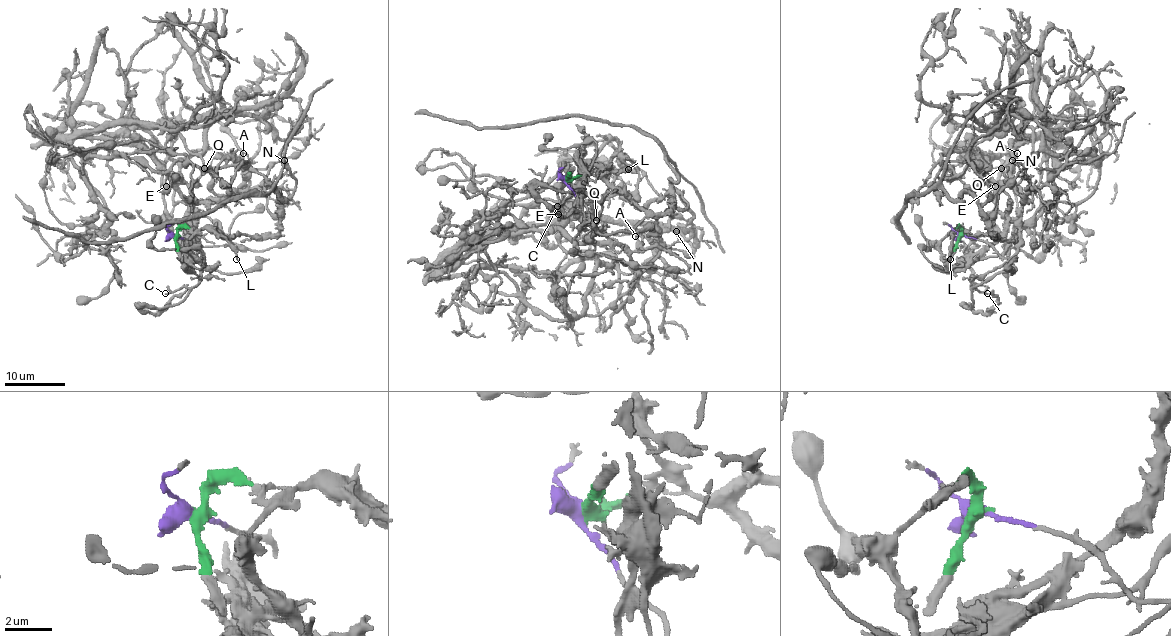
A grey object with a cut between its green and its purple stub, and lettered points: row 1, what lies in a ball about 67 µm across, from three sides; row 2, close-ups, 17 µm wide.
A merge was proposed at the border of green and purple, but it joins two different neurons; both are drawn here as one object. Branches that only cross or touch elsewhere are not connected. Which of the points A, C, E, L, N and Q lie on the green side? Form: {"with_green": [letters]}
{"with_green": ["L"]}

